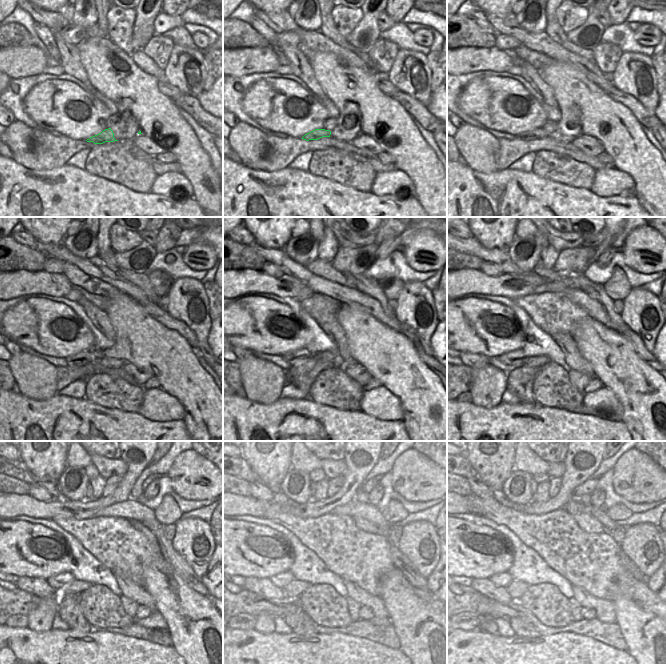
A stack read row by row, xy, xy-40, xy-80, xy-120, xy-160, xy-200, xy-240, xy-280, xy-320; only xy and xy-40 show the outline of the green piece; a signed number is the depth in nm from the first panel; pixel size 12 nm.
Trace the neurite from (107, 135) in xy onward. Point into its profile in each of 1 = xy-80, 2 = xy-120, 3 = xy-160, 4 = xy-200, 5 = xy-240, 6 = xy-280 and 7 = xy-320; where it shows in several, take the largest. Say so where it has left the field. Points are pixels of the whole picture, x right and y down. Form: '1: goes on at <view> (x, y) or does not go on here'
1: goes on at xy-80 (537, 134)
2: goes on at xy-120 (84, 357)
3: goes on at xy-160 (298, 357)
4: goes on at xy-200 (514, 358)
5: goes on at xy-240 (57, 581)
6: goes on at xy-280 (280, 580)
7: goes on at xy-320 (500, 579)

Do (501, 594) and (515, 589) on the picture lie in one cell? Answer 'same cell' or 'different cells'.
different cells

